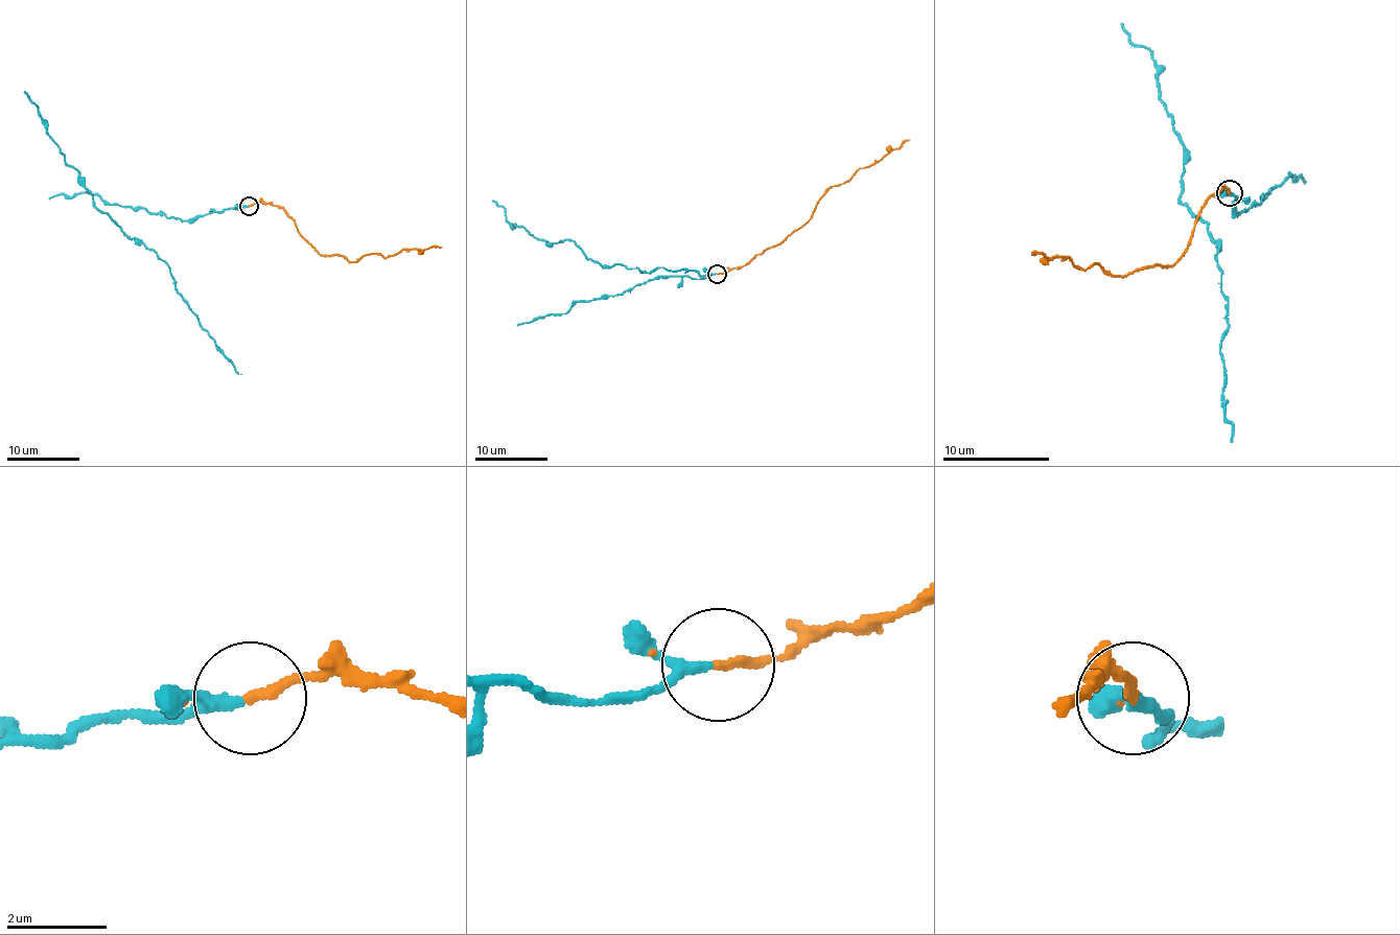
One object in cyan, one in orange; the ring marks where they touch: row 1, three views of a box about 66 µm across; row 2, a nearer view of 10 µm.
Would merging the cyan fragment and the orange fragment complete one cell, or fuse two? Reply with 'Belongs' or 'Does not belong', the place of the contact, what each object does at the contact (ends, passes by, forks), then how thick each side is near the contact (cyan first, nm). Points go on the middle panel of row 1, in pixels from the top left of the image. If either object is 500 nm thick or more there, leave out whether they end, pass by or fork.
Belongs. Place: (717, 274). At the ring cyan passes by. At the ring orange ends. Thickness 190 nm (cyan) against 200 nm

